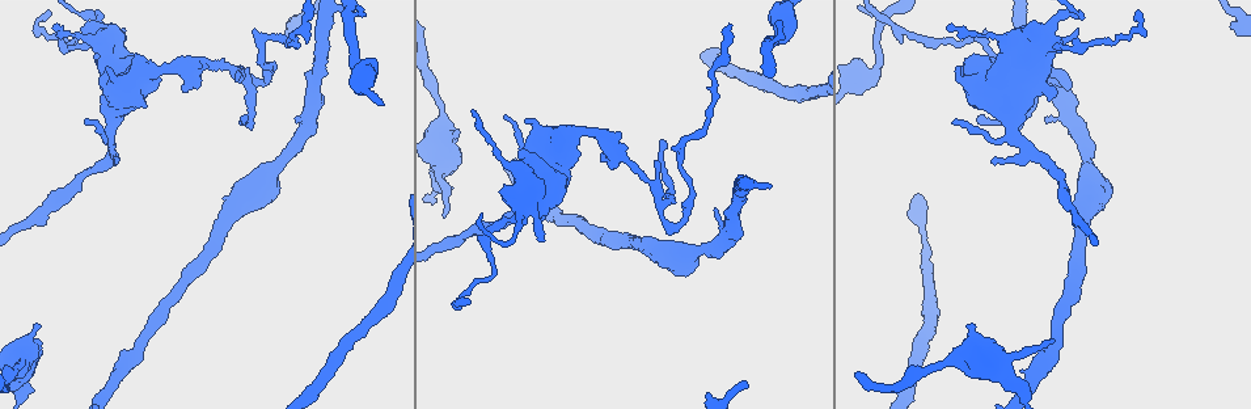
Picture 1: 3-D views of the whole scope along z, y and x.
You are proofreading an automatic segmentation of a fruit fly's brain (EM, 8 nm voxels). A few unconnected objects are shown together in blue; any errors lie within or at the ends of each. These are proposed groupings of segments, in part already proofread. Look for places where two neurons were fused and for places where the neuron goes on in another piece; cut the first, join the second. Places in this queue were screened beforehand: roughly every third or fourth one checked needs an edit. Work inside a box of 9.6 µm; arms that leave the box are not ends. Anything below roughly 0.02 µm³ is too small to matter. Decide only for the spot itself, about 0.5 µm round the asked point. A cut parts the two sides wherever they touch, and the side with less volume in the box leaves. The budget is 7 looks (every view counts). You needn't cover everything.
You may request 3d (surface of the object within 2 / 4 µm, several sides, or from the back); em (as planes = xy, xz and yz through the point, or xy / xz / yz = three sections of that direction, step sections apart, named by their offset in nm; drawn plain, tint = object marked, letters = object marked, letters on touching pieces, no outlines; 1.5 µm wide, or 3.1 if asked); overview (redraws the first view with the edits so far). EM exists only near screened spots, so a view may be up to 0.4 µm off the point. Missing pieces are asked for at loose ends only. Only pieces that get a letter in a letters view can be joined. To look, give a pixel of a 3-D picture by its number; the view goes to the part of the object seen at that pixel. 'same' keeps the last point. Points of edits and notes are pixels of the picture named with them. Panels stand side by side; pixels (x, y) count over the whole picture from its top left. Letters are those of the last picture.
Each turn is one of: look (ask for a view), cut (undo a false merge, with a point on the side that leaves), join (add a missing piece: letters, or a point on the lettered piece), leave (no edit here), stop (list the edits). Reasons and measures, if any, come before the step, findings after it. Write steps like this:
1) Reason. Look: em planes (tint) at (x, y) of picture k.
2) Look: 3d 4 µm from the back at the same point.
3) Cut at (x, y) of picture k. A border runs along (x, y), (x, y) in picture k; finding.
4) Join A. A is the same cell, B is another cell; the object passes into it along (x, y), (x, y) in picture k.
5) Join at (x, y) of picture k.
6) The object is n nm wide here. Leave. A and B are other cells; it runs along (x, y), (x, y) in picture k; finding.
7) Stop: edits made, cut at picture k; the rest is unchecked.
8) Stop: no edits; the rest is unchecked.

Sudden change in width. Look: em planes (letters) at (781, 43) of picture 1.

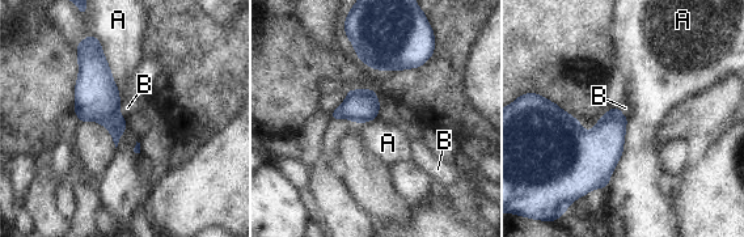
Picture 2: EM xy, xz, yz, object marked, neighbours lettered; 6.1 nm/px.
Leave. A and B are other cells; one neuron here.

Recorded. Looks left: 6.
Three arms meet. Look: 3d 4 µm at (244, 73) of picture 1.

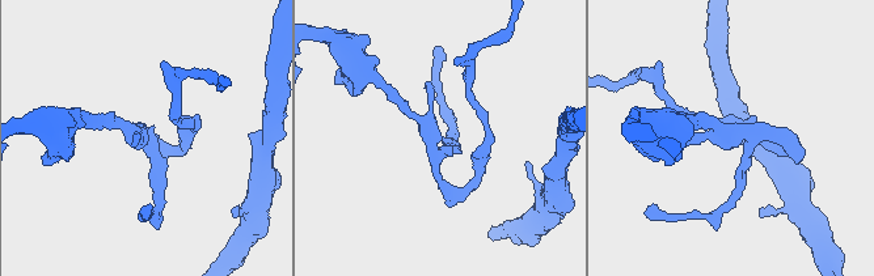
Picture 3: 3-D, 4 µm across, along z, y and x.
Look: em xz step 4 (letters) at (430, 141) of picture 3.

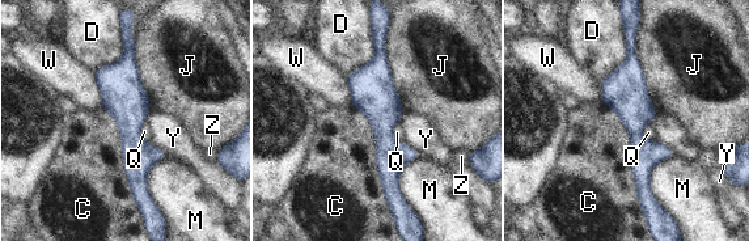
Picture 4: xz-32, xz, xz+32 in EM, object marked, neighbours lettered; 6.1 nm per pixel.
Look: em planes (letters) at the same point.

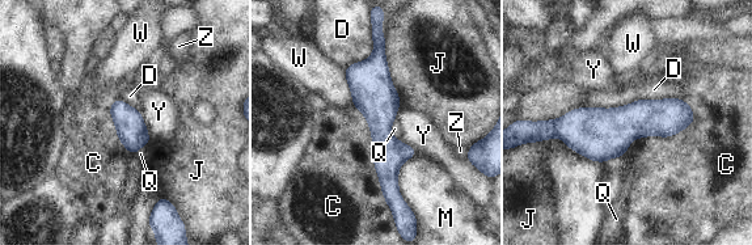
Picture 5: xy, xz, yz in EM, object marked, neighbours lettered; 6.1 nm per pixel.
Leave. C, D, J, M, Q, W, Y and Z are other cells; a border runs along (353, 104), (392, 210) in picture 5; all the same neuron.

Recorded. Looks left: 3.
Branch stops here. Look: 3d 2 µm at (1053, 339) of picture 1.

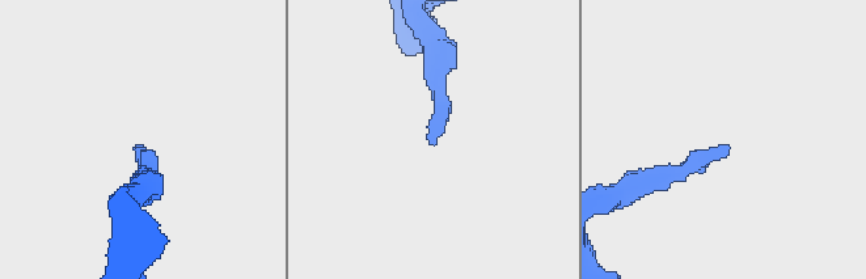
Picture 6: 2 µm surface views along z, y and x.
Look: em planes (letters) at (722, 146) of picture 6.

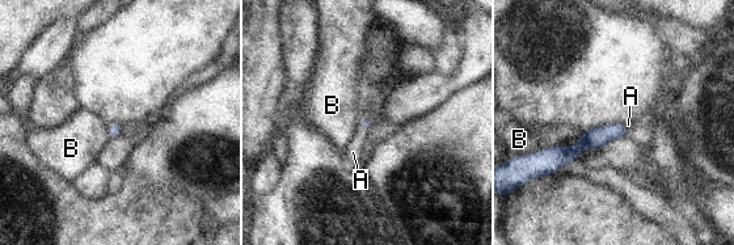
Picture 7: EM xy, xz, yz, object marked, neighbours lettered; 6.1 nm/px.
The longest contact is with B, 240 nm. Join A. A is the same cell, B is another cell; the object passes into it along (366, 125), (365, 130), (353, 152) in picture 7; the neuron continues.

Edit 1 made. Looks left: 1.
Stop: edits made, join at picture 7; the rest is unchecked.

